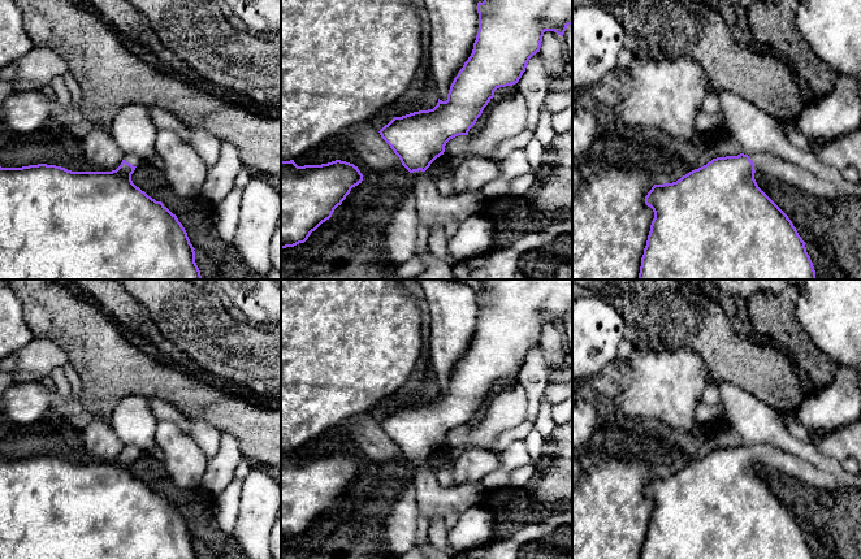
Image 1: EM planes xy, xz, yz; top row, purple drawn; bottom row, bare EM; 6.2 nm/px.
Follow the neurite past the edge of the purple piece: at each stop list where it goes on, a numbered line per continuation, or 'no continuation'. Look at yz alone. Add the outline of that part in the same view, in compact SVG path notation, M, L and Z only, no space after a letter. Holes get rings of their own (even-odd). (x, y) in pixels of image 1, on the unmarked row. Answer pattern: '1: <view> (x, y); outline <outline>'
1: yz (791, 466); outline M761 443L749 447L754 462L771 467L773 469L814 486L822 491L836 491L843 484L830 472L821 469L809 460L791 455L771 445Z

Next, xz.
1: xz (432, 499); outline M419 462L412 465L415 467L417 512L429 521L436 516L445 519L451 512L460 515L483 502L485 489L481 482L455 485L447 489L438 484L436 473L425 463Z

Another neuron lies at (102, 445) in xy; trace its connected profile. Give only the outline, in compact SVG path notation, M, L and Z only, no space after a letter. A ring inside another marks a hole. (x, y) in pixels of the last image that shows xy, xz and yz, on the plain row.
M94 419L82 432L85 458L81 463L116 462L125 447L109 421Z

